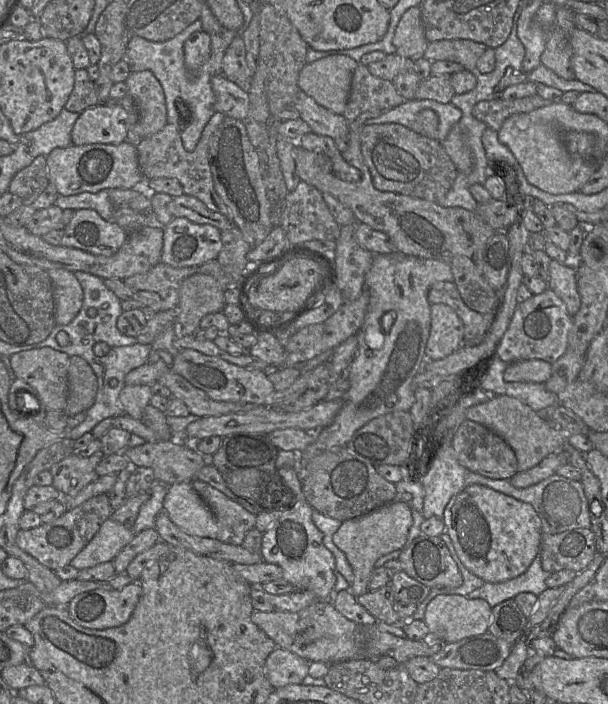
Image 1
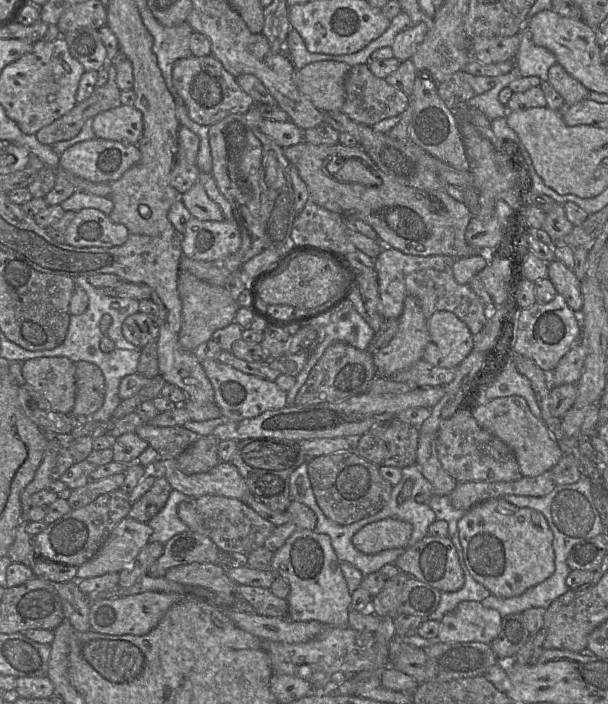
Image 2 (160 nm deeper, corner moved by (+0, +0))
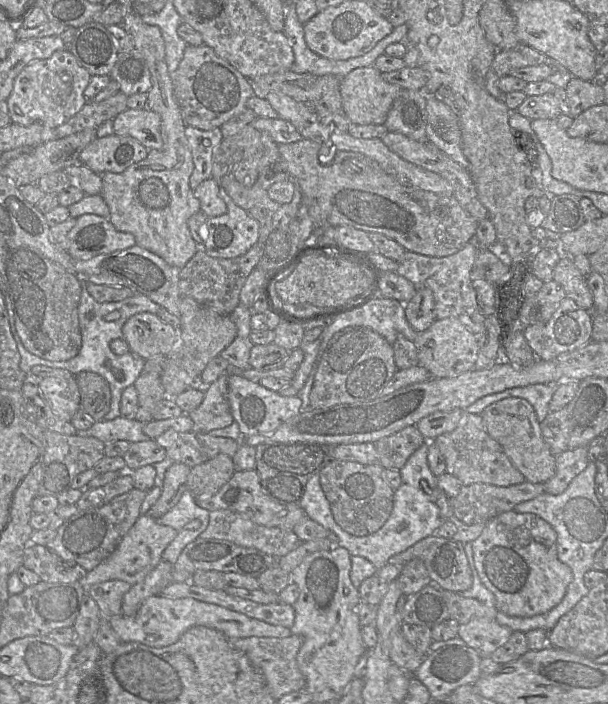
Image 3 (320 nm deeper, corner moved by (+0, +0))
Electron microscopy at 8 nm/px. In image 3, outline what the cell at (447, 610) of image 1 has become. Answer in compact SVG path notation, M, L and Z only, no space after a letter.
M478 618L460 625L458 637L483 657L489 657L508 641L511 633L510 628L500 625L496 620Z

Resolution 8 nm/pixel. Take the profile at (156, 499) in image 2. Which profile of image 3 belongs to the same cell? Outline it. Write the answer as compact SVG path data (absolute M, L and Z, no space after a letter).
M174 462L166 471L161 485L161 496L149 509L147 515L158 519L172 509L188 490L187 480L191 467L184 463Z

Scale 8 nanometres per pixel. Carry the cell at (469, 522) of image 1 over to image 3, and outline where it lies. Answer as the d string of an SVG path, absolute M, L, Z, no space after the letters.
M512 510L494 517L472 542L472 549L482 583L495 595L498 611L509 616L549 612L562 601L573 580L570 567L558 559L554 528L536 514Z

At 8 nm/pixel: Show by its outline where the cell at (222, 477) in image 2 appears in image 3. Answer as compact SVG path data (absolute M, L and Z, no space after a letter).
M256 469L236 470L231 479L213 496L207 499L195 498L198 506L207 511L231 510L254 523L266 527L276 527L286 531L293 531L294 527L306 516L299 504L279 504L272 501L263 491Z

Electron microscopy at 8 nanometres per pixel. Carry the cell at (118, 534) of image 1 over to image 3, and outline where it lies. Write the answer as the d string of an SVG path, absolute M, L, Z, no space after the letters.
M141 514L116 549L78 582L84 588L111 580L122 580L130 585L137 584L158 565L164 550L176 536L177 531L174 528L159 524L155 518L147 514Z

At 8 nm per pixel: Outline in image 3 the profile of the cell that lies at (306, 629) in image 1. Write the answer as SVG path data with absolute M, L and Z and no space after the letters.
M163 595L148 597L133 616L121 614L110 618L108 622L122 642L139 642L156 648L175 643L183 633L195 626L215 629L227 639L252 636L285 638L292 635L291 630L287 627L268 624L216 604L202 602L193 598L173 599Z

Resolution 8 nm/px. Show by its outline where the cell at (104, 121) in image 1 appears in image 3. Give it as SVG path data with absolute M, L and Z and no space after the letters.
M127 108L112 120L112 124L114 134L132 137L149 150L163 146L160 115L148 108Z

